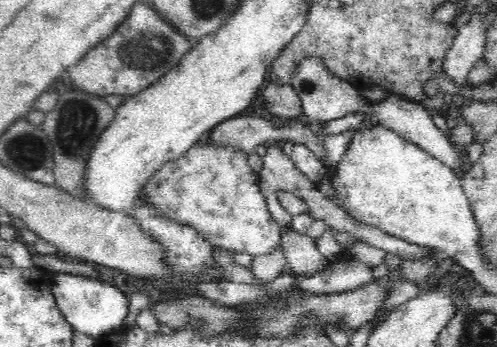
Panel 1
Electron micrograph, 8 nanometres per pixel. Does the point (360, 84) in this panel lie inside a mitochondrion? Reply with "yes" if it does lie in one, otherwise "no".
no

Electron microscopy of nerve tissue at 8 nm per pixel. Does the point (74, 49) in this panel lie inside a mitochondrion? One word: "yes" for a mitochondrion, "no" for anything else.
no

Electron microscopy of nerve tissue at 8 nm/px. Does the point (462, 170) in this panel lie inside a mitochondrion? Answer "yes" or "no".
no

